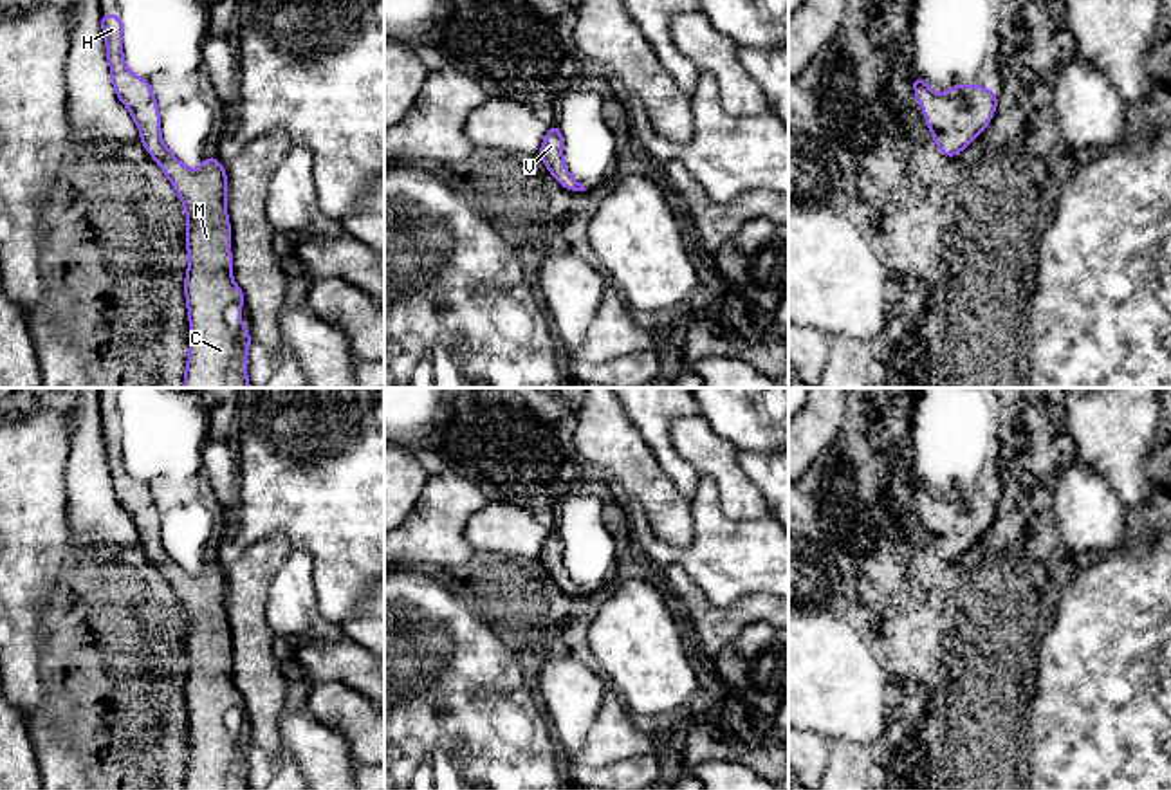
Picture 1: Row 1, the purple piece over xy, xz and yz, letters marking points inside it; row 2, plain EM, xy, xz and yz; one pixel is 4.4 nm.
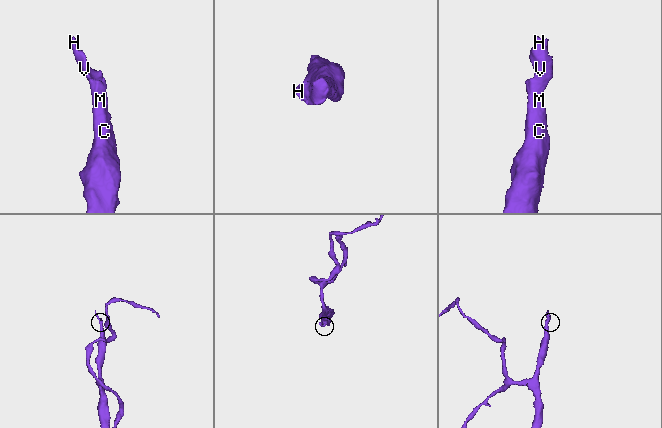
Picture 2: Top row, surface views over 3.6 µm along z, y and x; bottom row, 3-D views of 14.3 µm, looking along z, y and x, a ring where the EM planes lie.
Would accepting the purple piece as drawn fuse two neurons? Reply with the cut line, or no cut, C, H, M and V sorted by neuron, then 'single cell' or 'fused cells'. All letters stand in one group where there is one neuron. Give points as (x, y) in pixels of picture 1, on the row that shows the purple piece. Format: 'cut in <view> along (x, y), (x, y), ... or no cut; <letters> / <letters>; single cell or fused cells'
no cut; C H M V; single cell

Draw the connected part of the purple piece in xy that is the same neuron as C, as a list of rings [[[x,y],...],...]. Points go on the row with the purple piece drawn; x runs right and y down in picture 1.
[[[101,14],[112,83],[130,110],[146,152],[179,193],[186,216],[189,267],[184,292],[189,316],[189,355],[184,388],[251,388],[247,350],[251,334],[238,319],[245,298],[231,274],[231,225],[227,175],[217,157],[197,170],[186,168],[161,137],[159,106],[152,85],[130,72],[123,58],[123,20]]]

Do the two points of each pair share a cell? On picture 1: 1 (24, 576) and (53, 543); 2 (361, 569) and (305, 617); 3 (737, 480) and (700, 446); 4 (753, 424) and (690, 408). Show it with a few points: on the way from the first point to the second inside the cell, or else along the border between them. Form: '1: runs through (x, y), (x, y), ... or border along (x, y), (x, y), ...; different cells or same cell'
1: runs through (27, 569), (46, 551); same cell
2: border along (311, 565), (316, 606), (340, 626); different cells
3: runs through (728, 473), (709, 455); same cell
4: border along (699, 406), (702, 413); different cells

